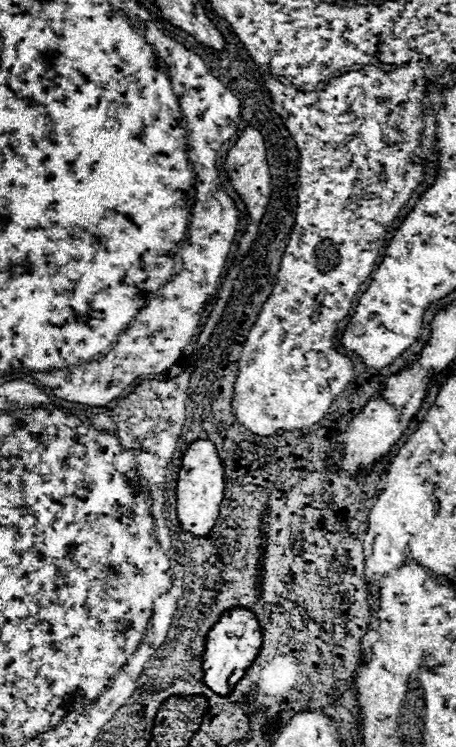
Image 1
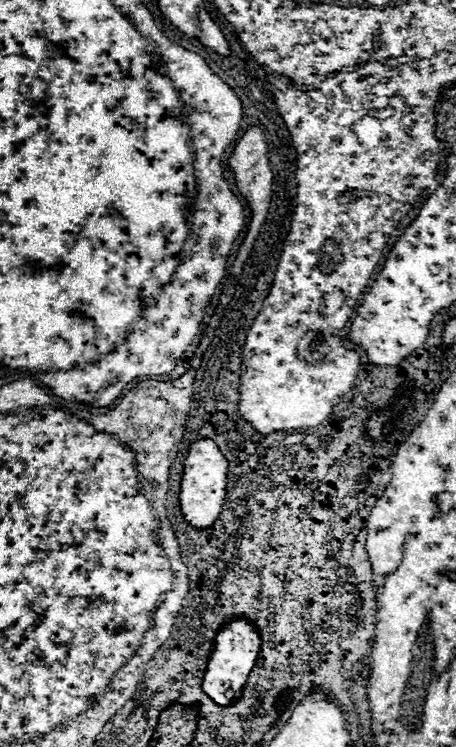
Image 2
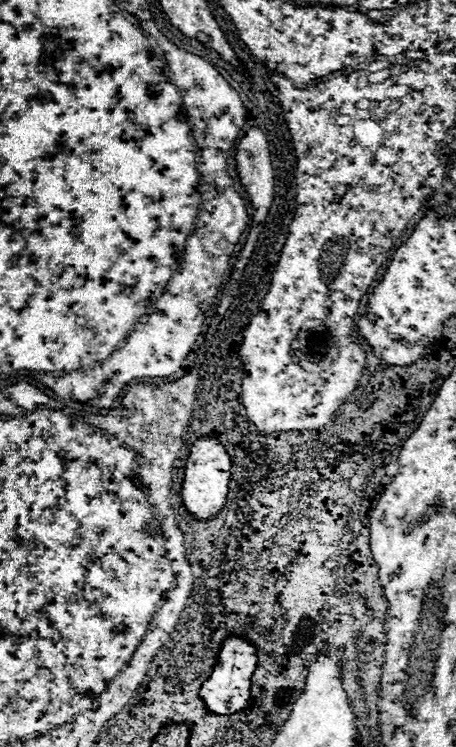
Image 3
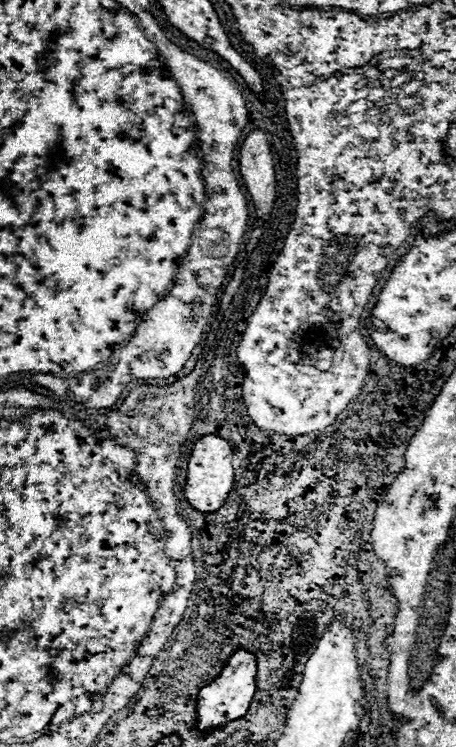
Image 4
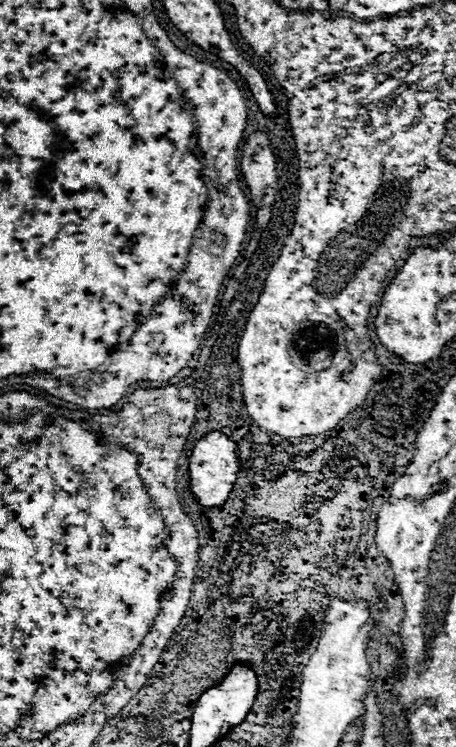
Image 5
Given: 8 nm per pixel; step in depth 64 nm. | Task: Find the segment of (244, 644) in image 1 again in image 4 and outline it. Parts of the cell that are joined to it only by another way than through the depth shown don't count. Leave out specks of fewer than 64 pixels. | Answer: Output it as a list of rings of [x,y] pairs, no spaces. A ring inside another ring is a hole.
[[[238,648],[218,674],[208,686],[204,686],[198,694],[198,728],[210,728],[234,718],[240,718],[248,712],[250,702],[256,694],[256,656]]]

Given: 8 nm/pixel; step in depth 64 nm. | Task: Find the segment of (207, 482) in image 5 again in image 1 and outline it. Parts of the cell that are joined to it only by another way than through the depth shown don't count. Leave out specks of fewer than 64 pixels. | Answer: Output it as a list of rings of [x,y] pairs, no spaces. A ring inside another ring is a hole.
[[[196,440],[188,446],[182,458],[182,468],[178,472],[178,488],[176,488],[176,514],[186,532],[192,536],[206,536],[218,514],[220,514],[220,504],[224,498],[224,484],[222,484],[222,464],[216,452],[216,446],[210,440]]]

